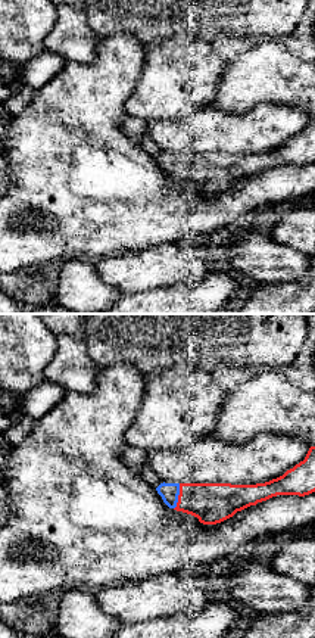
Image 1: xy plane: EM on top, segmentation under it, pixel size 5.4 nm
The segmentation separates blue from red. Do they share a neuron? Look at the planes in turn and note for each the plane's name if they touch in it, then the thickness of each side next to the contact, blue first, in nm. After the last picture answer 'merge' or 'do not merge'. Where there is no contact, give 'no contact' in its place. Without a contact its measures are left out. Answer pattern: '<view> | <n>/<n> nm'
xy | 100/220 nm

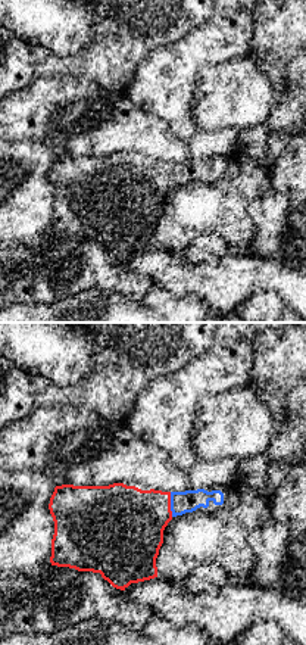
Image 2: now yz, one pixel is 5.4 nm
yz | 120/380 nm

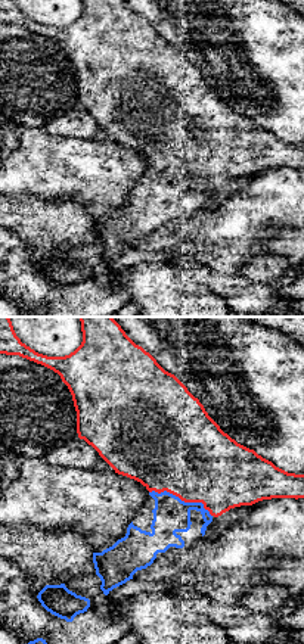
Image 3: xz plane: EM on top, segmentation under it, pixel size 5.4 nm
xz | 200/460 nm

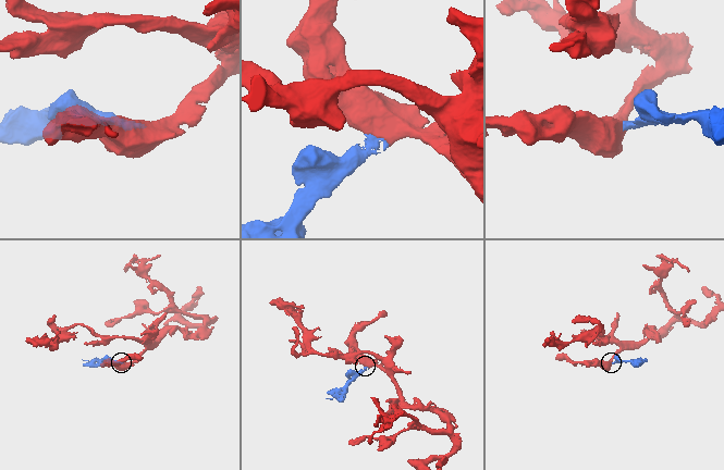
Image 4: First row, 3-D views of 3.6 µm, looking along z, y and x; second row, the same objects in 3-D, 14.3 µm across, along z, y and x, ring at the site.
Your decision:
merge

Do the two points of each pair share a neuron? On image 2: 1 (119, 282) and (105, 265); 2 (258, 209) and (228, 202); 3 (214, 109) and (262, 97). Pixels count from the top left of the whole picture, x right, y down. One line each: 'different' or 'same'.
1: same
2: different
3: same

